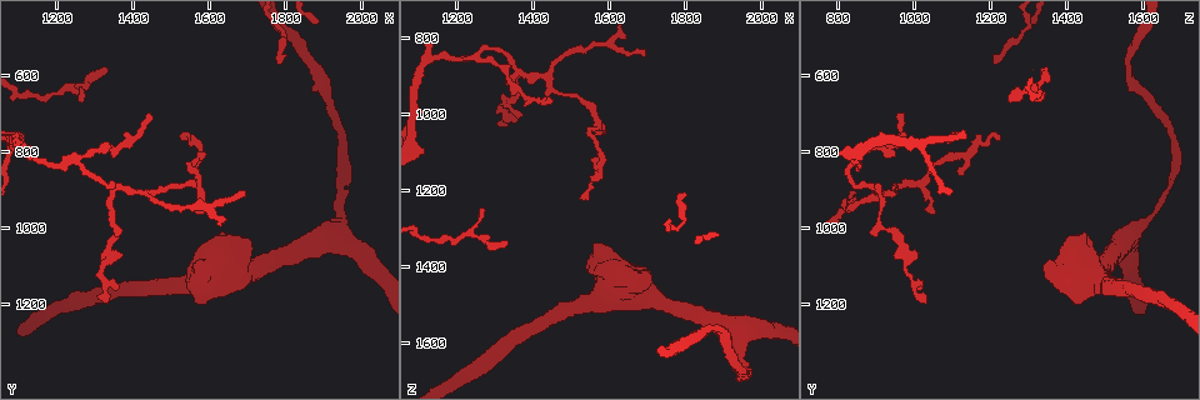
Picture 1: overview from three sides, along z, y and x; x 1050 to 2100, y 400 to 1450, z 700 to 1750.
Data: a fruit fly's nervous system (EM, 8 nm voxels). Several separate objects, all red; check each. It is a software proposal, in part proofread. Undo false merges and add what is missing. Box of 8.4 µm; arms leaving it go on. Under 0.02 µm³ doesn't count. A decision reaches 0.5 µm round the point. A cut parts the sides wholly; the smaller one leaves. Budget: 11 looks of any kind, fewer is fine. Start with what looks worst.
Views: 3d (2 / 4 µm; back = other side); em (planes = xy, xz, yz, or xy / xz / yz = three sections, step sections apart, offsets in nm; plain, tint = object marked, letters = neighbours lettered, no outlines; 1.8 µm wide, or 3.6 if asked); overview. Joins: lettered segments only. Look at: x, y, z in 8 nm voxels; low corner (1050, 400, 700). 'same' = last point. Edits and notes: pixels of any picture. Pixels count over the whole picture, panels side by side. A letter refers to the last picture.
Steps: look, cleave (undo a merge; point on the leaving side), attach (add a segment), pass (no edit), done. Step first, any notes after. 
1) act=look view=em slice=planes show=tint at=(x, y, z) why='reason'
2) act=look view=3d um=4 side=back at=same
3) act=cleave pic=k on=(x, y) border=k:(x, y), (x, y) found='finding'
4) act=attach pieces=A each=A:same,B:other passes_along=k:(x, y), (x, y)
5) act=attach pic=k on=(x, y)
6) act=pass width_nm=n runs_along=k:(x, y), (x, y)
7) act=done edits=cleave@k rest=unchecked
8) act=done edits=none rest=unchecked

act=look view=3d um=4 at=(1305, 1175, 1025) why='thin end'

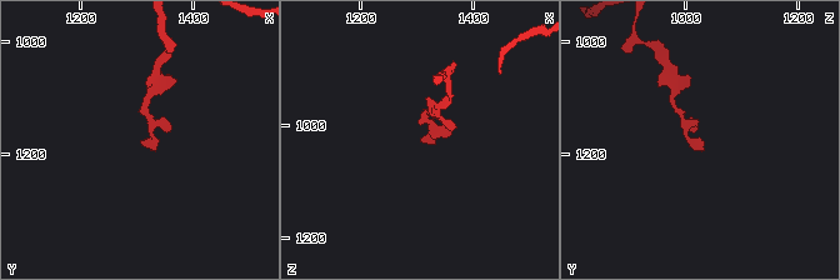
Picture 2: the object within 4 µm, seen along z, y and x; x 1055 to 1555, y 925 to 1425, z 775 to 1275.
act=look view=em slice=xz step=8 show=tint at=(1305, 1180, 1025)

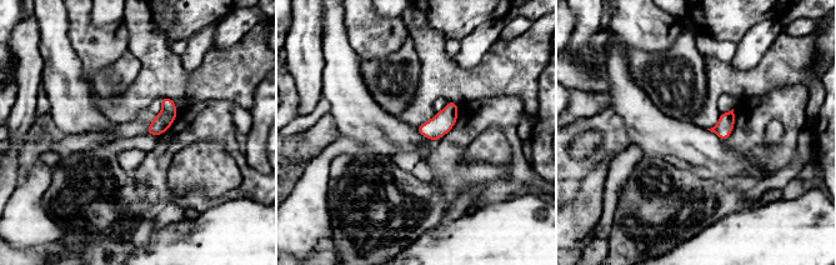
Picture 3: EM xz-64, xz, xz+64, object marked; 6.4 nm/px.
act=look view=em slice=planes show=letters at=same

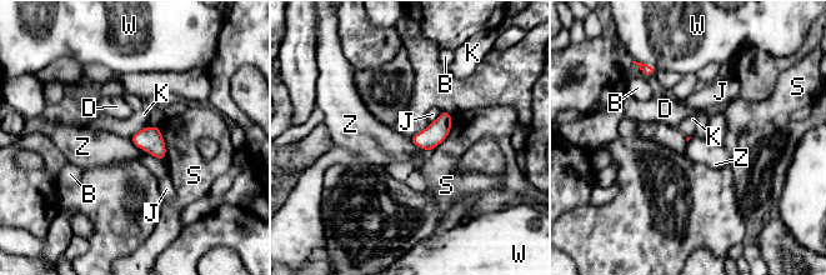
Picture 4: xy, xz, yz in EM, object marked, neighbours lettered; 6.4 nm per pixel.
act=pass each=B:other,D:other,J:other,K:other,S:other,W:other,Z:other border=4:(409, 138), (414, 144), (429, 151) found='no lettered segment goes on from it'

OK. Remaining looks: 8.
act=look view=3d um=2 at=(1345, 885, 885) why='two arms in line, one across'

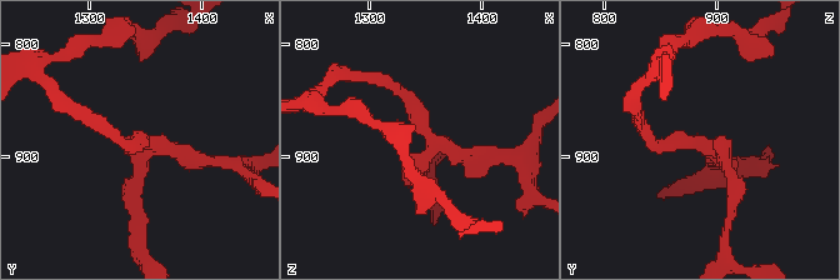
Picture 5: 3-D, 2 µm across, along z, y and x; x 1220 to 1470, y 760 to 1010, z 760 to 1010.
act=look view=em slice=planes show=letters at=(1346, 888, 878) arms=3

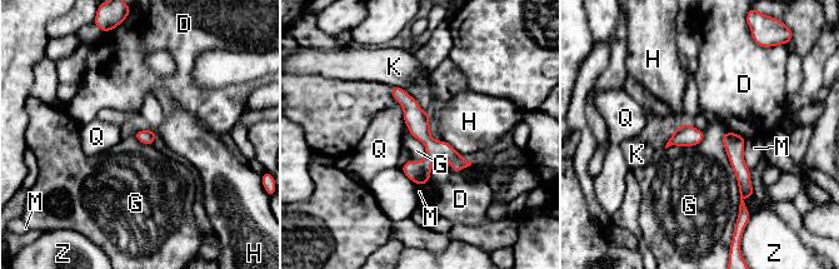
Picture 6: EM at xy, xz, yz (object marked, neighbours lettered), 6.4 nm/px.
act=pass width_nm=100 longest_contact=G:550nm each=D:other,G:other,H:other,K:other,M:other,Q:other,Z:other found='all the same neuron'

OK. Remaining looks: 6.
act=look view=3d um=4 at=(1550, 770, 1225) why='branch stops here'

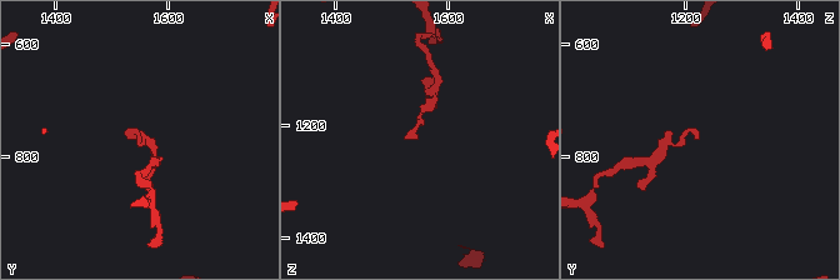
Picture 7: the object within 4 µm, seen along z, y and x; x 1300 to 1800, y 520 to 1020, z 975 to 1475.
act=look view=em slice=planes show=plain at=(1545, 770, 1230) why='now the EM'

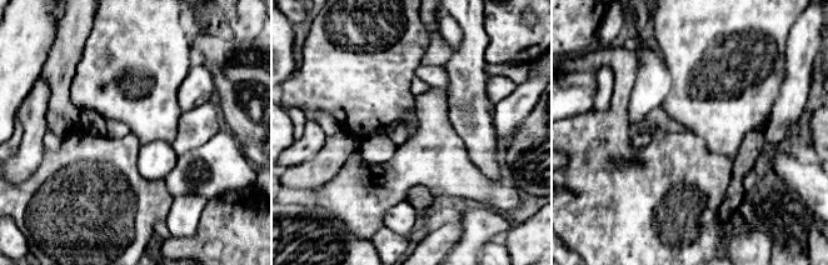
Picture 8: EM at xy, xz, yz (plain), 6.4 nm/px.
act=look view=em slice=planes show=letters at=same

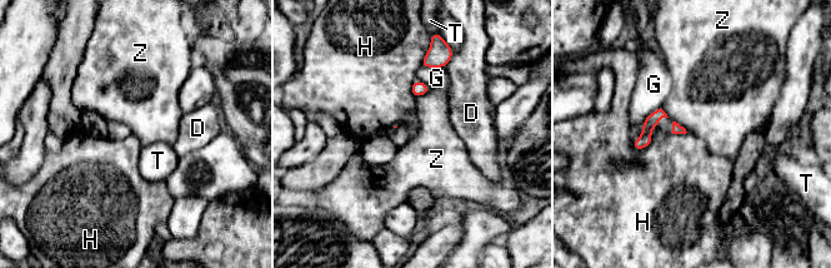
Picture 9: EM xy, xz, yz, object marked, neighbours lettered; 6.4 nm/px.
act=pass each=D:other,G:other,H:other,T:other,Z:other border=9:(656, 125), (647, 145), (631, 147) found='none of them fits'

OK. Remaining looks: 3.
act=look view=em slice=planes show=letters at=(1565, 880, 1015) why='abrupt turn'

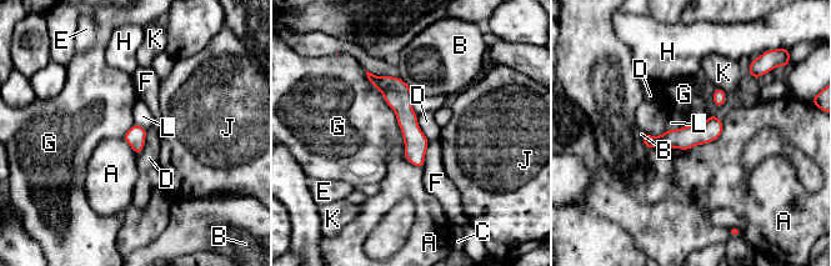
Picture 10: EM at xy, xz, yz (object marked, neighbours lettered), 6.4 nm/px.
act=pass longest_contact=G:550nm each=A:other,B:other,C:other,D:other,E:other,F:other,G:other,H:other,J:other,K:other,L:other runs_along=10:(371, 78), (401, 104), (420, 164) found='all the same neuron'

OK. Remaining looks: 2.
act=done edits=none rest=unchecked

